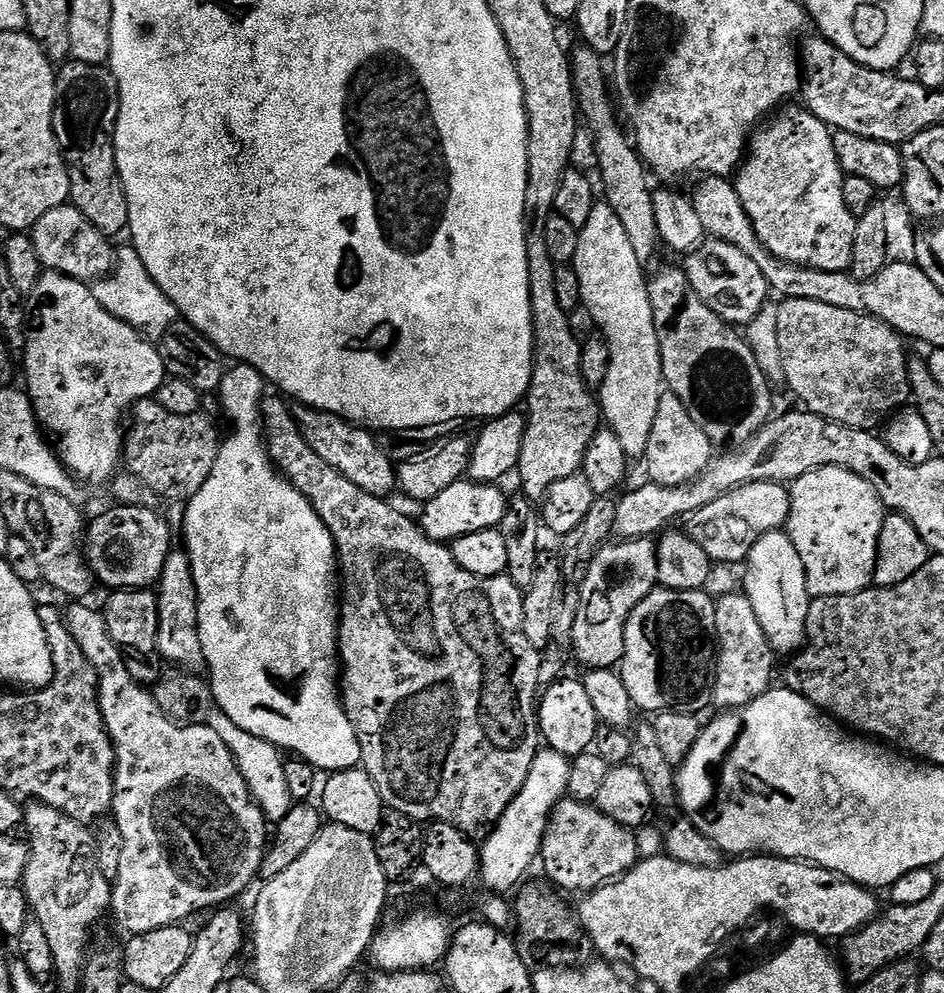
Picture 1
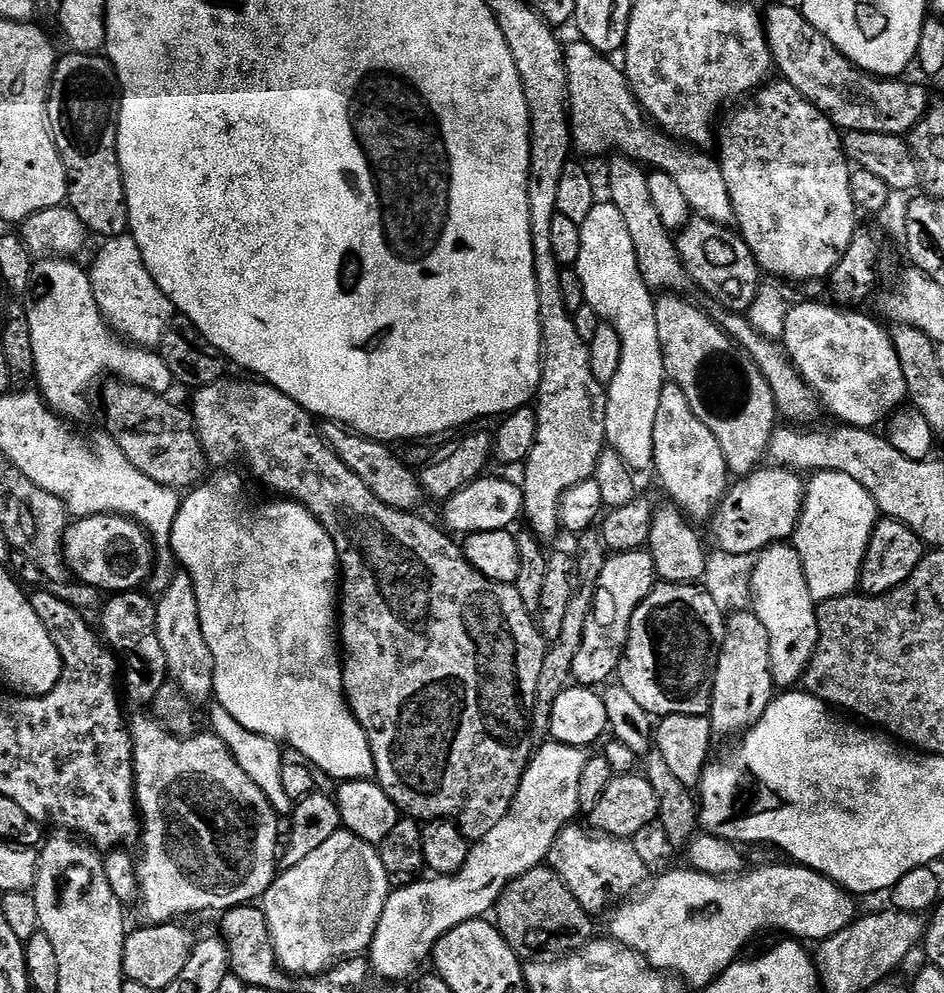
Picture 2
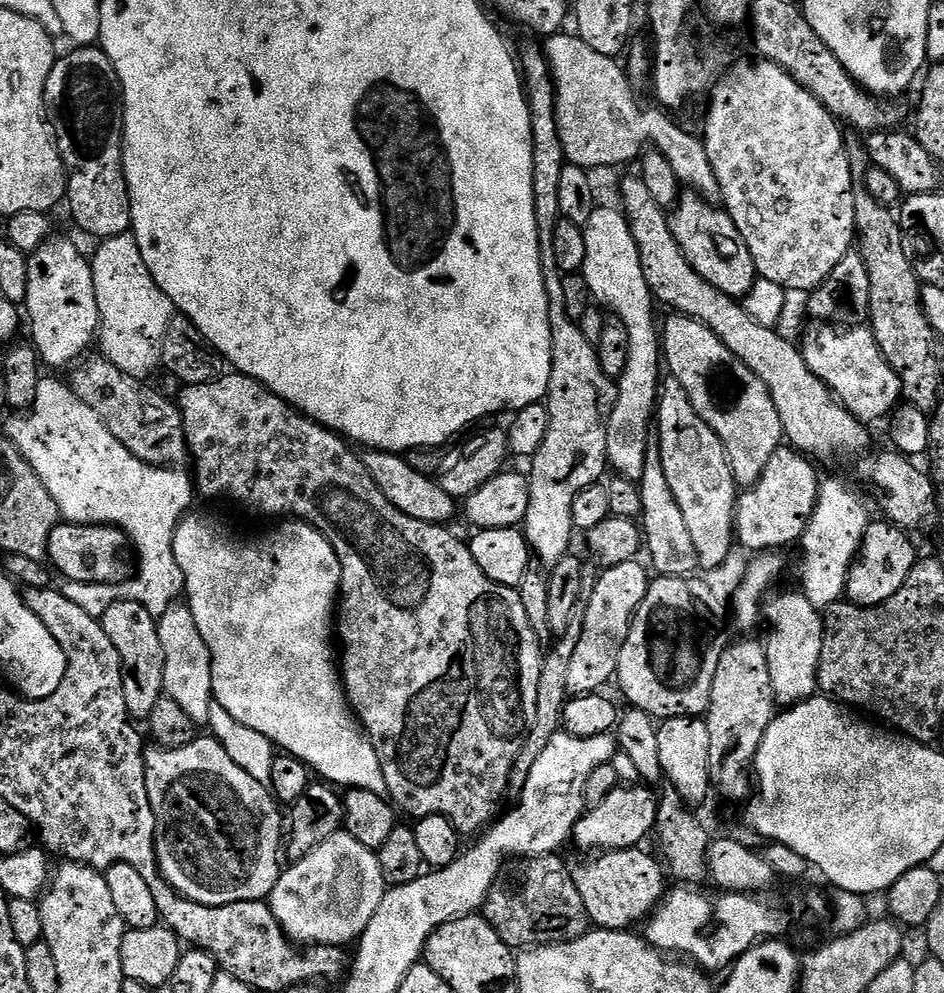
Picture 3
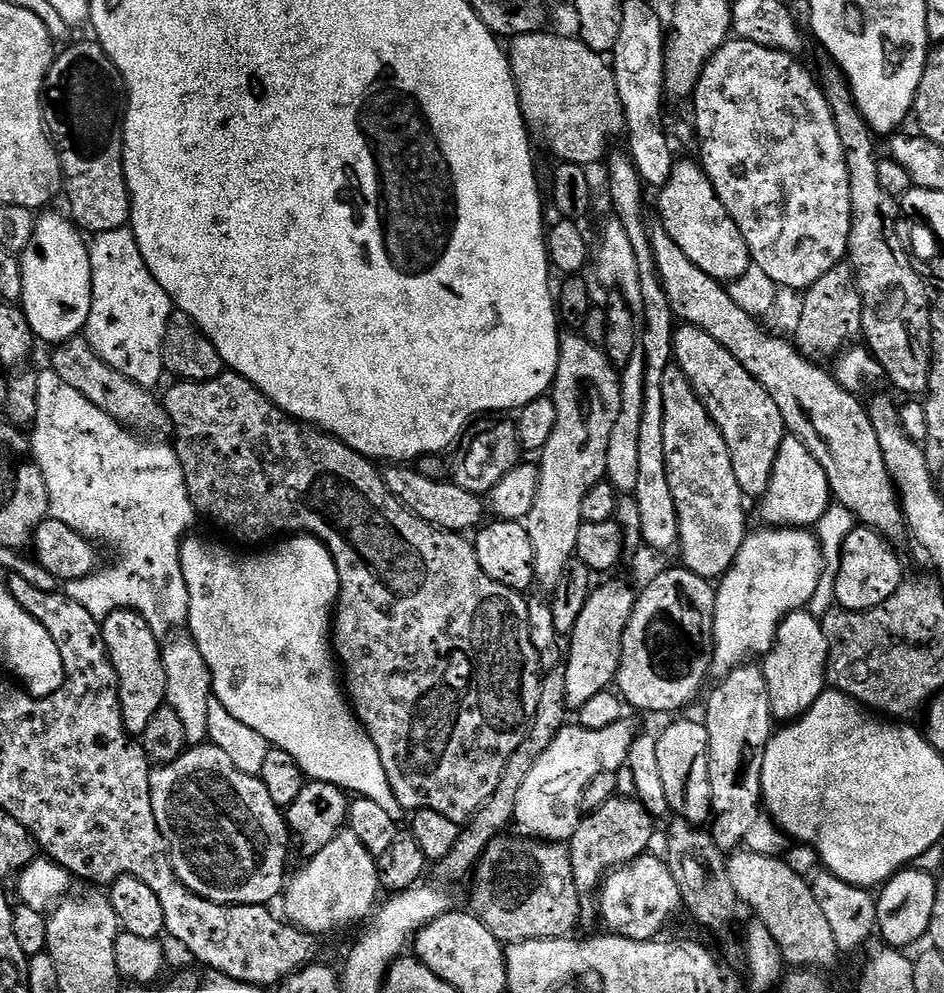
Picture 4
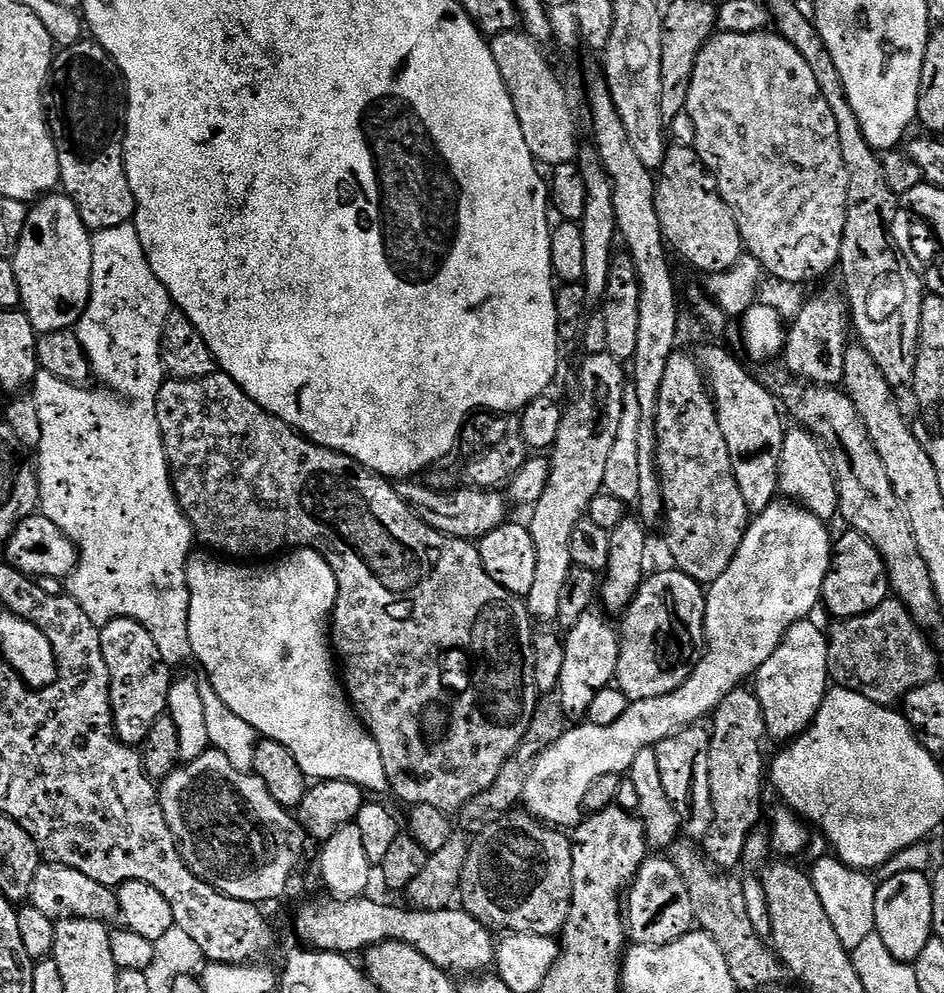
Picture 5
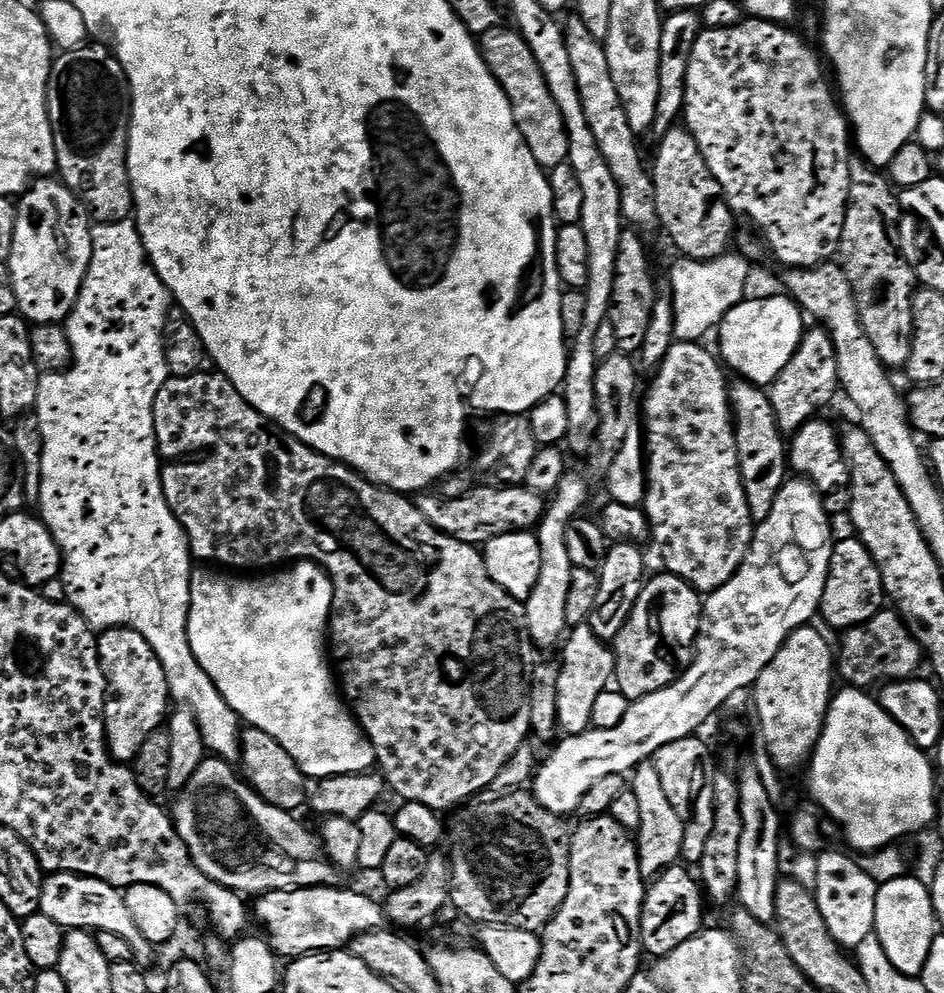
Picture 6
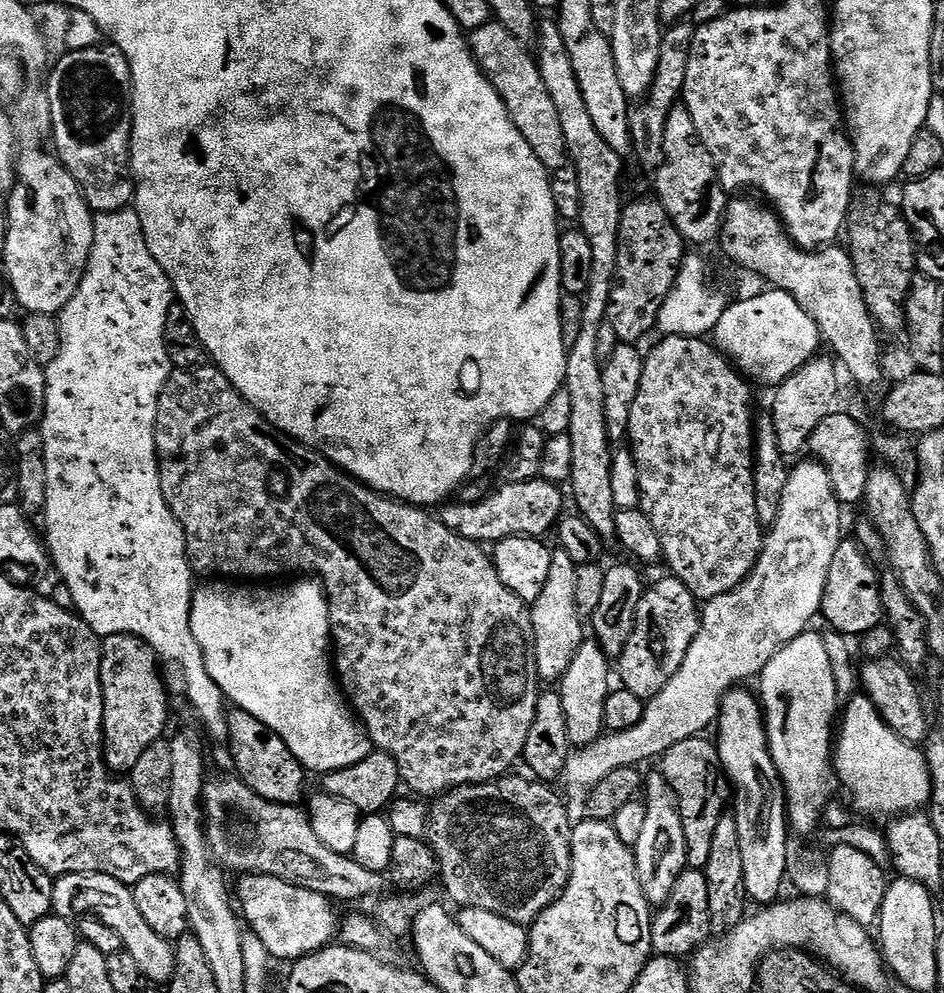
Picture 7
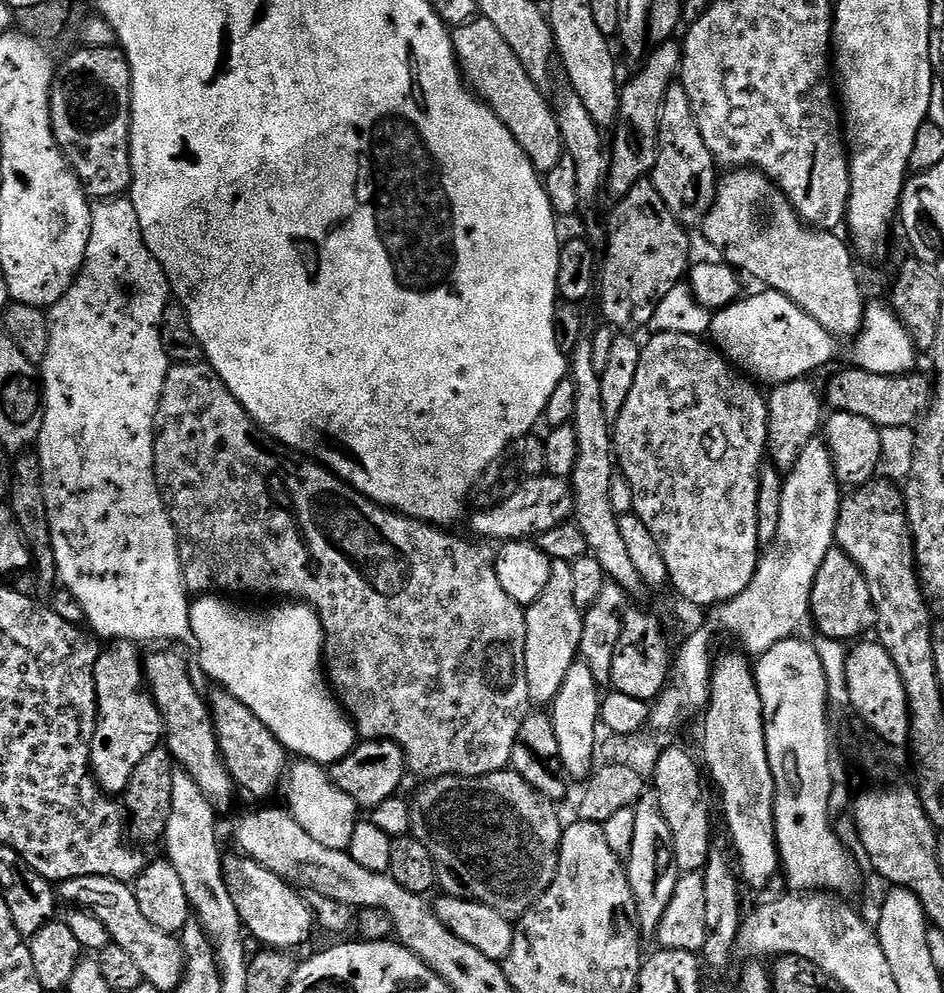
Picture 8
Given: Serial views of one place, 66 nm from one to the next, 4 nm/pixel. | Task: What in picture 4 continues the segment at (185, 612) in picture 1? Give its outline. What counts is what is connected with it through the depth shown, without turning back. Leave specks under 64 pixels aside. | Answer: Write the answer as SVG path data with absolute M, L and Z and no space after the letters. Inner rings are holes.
M173 634L163 641L164 669L166 670L167 707L178 714L182 727L186 729L189 745L199 746L208 740L210 730L210 702L214 698L212 691L212 671L206 666L206 658L202 658L202 650L198 650L196 641L188 634Z

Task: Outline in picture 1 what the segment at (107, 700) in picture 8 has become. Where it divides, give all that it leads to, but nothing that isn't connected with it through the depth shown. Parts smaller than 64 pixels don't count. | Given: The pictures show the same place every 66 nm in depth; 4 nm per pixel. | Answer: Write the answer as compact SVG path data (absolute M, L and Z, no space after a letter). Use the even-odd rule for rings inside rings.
M122 588L109 596L112 597L102 605L102 611L110 638L120 647L126 670L130 670L133 678L139 684L154 686L160 681L162 671L162 657L158 646L160 614L157 593L147 588Z

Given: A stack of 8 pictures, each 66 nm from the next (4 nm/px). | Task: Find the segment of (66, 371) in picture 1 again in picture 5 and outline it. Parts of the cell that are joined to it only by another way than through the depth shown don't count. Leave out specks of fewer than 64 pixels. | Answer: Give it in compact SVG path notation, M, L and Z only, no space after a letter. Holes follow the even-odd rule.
M49 194L28 209L22 242L11 259L22 286L22 310L37 333L75 329L92 293L92 233L66 194Z

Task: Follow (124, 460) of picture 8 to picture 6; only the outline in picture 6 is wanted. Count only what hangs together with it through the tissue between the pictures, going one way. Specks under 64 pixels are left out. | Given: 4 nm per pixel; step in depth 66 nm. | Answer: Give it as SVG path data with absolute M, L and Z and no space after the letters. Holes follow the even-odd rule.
M129 218L122 222L110 222L109 224L93 223L90 266L78 302L66 321L73 361L65 371L45 372L41 375L40 389L38 390L38 398L34 409L35 416L41 422L42 442L45 443L44 453L42 454L42 484L38 515L44 521L44 525L54 534L60 552L64 555L62 579L65 582L68 603L82 613L86 618L86 622L97 633L104 632L107 628L129 628L138 634L142 634L142 638L146 638L146 642L150 642L150 646L158 654L166 670L169 697L177 705L189 708L196 715L196 721L202 730L205 749L213 757L236 762L240 758L242 721L228 705L226 698L222 698L222 694L218 690L218 686L214 686L210 674L206 674L206 670L202 670L202 666L190 646L188 611L192 605L190 582L194 571L194 557L188 545L188 535L184 532L184 527L178 522L178 518L172 512L166 500L162 478L160 477L162 461L160 453L156 451L154 398L158 398L158 390L162 390L162 386L168 381L170 375L168 363L164 357L164 323L168 320L169 307L170 293L168 287L162 282L162 278L158 278L158 274L152 269L152 263L148 261L148 255L144 249L140 231L136 228L135 219Z

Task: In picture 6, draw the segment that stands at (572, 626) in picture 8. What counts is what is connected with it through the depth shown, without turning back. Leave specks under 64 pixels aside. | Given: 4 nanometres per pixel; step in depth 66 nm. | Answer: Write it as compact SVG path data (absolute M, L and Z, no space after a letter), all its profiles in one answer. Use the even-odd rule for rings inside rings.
M572 470L565 471L562 482L556 487L555 492L551 493L550 499L547 501L544 509L544 517L538 525L536 537L542 546L542 570L538 573L538 586L534 586L534 594L530 594L530 598L524 604L524 609L526 610L526 622L532 635L532 642L540 650L552 648L556 643L557 647L565 639L566 633L570 628L566 622L566 597L570 595L570 574L572 573L573 567L570 562L570 550L568 549L568 527L572 520L577 519L583 513L580 511L583 510L584 503L587 500L587 478L579 476L578 473L572 472Z

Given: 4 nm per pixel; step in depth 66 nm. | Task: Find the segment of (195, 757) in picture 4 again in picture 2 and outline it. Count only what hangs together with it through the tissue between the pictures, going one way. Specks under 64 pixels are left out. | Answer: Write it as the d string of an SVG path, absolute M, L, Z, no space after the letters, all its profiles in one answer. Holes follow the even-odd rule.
M151 715L136 716L130 720L132 733L132 761L134 762L134 778L136 779L136 803L138 815L142 821L142 845L144 853L138 856L136 864L136 876L140 879L139 899L144 899L144 916L148 924L166 924L177 918L184 918L187 912L217 912L223 914L230 908L251 905L263 897L272 881L278 875L278 845L282 840L282 828L280 832L281 817L270 806L266 794L250 782L250 774L238 766L238 762L230 754L230 750L215 734L197 734L187 738L169 736L168 731L160 725Z

